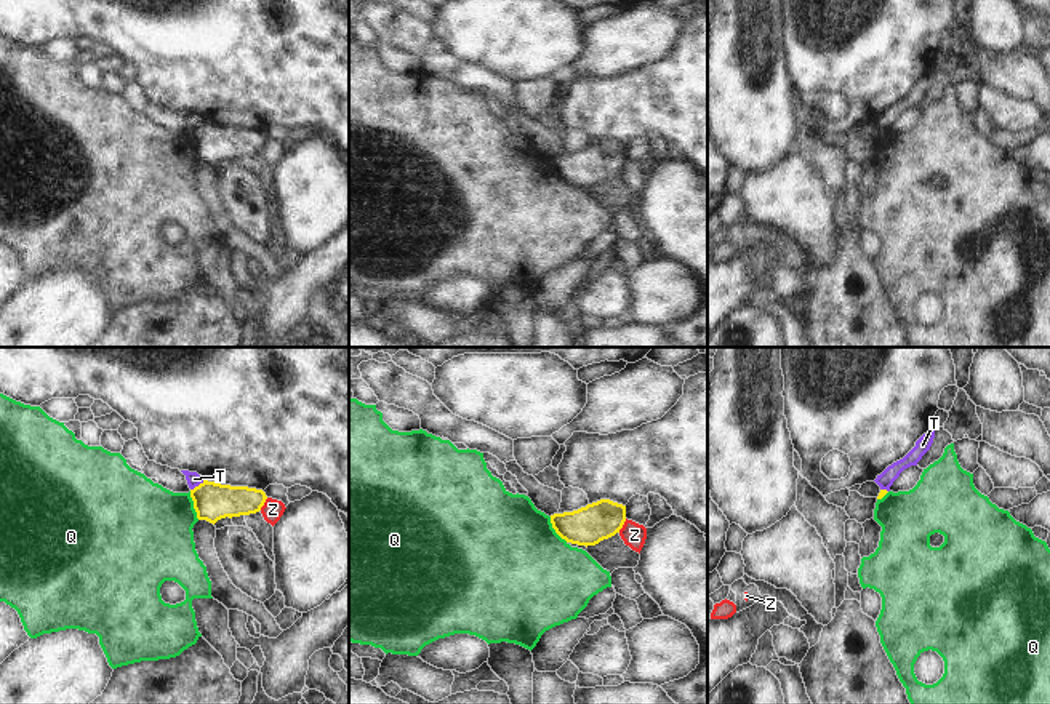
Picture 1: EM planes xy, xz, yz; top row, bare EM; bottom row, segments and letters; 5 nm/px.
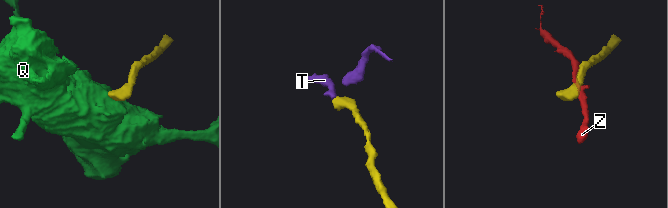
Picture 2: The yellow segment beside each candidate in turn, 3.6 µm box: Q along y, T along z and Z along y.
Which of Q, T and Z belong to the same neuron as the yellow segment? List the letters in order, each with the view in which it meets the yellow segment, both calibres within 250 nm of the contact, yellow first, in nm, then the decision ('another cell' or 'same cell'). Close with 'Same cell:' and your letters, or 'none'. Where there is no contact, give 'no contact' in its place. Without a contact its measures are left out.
Q: xy | 190/420 nm | another cell
T: xy | 190/70 nm | another cell
Z: xz | 200/120 nm | another cell
Same cell: none

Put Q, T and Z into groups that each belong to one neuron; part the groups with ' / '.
Q / T / Z

